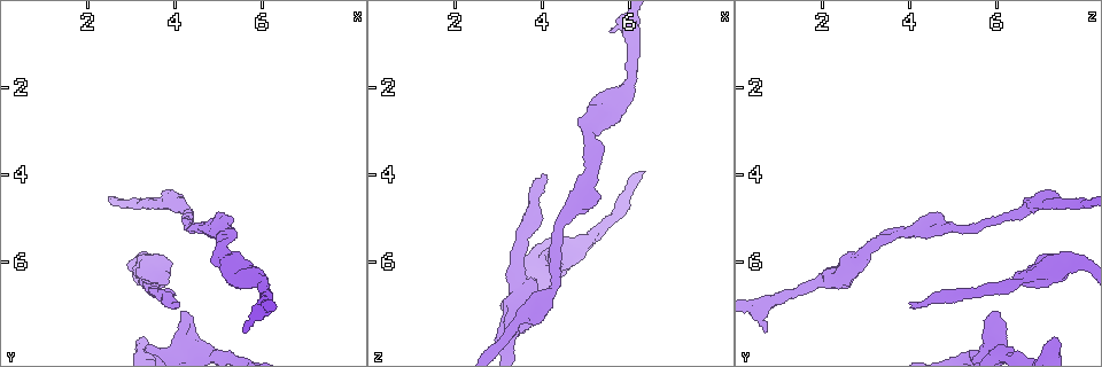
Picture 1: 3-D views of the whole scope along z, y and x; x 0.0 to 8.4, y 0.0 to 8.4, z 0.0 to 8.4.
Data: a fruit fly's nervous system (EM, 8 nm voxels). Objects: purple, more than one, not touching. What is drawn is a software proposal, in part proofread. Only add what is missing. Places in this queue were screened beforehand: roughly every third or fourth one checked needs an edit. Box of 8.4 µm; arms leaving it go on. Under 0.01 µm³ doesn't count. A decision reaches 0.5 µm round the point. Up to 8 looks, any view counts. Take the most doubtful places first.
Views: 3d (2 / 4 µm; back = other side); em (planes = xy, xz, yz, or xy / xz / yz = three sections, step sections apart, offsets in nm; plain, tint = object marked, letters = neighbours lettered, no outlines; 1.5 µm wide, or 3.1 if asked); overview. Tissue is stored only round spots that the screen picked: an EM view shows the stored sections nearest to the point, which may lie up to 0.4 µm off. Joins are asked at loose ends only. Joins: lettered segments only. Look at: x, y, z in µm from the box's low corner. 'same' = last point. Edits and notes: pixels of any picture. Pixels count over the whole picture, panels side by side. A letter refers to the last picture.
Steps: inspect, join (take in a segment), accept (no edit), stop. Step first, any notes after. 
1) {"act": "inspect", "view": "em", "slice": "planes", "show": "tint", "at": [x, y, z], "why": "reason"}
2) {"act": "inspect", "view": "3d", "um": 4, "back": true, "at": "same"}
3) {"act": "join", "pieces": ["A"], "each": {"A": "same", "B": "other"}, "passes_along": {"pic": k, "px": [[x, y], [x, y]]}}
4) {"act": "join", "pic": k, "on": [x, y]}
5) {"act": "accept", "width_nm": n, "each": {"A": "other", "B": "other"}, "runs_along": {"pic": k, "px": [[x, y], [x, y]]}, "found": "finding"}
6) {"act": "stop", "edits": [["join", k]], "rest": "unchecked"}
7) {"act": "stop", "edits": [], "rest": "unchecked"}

{"act": "inspect", "view": "em", "slice": "planes", "show": "plain", "at": [4.10, 6.95, 4.05], "why": "branch stops here"}

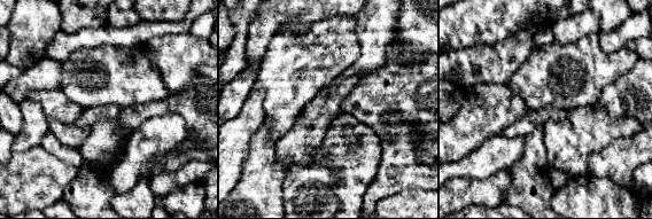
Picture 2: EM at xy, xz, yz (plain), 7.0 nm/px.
{"act": "inspect", "view": "em", "slice": "planes", "show": "letters", "at": "same"}

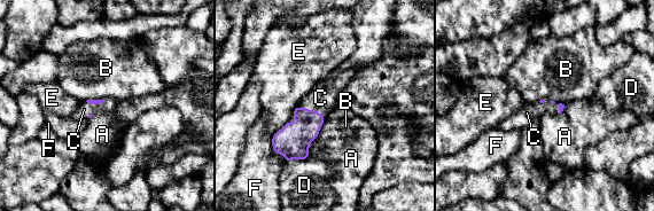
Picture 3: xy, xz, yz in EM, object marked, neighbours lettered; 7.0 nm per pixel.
{"act": "join", "pieces": ["C"], "each": {"A": "other", "B": "other", "C": "same", "D": "other", "E": "other", "F": "other"}, "found": "it goes on there"}

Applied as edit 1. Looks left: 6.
{"act": "inspect", "view": "3d", "um": 2, "at": [3.15, 7.85, 7.30], "why": "stops while still wide"}

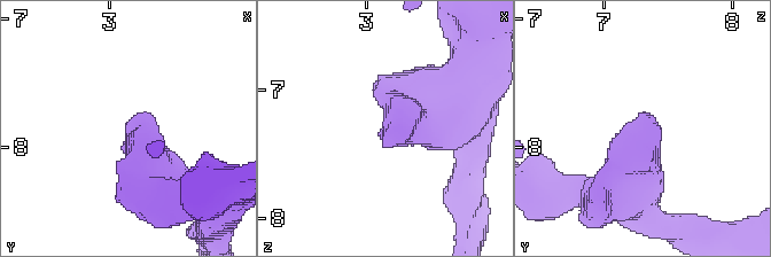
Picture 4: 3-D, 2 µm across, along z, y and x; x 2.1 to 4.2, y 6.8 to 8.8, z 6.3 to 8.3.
{"act": "inspect", "view": "em", "slice": "xy", "step": 4, "show": "tint", "at": [3.12, 7.80, 7.32]}

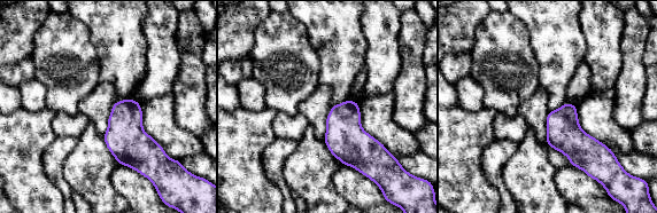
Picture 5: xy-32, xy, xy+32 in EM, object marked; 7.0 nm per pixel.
{"act": "inspect", "view": "em", "slice": "yz", "step": 8, "show": "letters", "at": "same"}

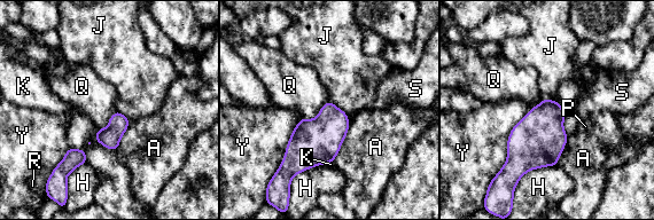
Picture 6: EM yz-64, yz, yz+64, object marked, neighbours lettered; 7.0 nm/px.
{"act": "accept", "each": {"A": "other", "H": "other", "J": "other", "K": "other", "P": "other", "Q": "other", "R": "other", "S": "other", "Y": "other"}, "border": {"pic": 6, "px": [[328, 100], [314, 117], [302, 118]]}, "found": "none of them fits"}

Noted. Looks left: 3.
{"act": "inspect", "view": "3d", "um": 2, "at": [5.65, 7.65, 0.70], "why": "free end"}

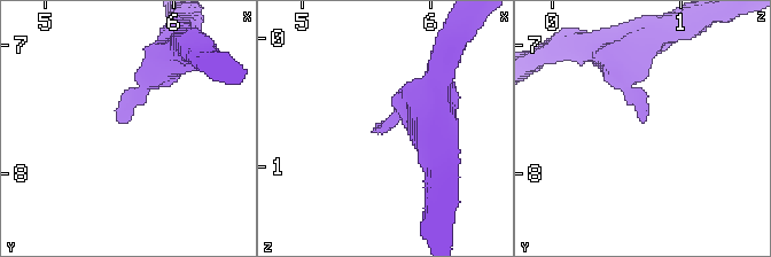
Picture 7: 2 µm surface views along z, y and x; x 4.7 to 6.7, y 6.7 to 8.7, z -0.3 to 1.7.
{"act": "inspect", "view": "em", "slice": "xz", "step": 8, "show": "tint", "at": [5.60, 7.62, 0.70], "why": "shape alone is not enough"}

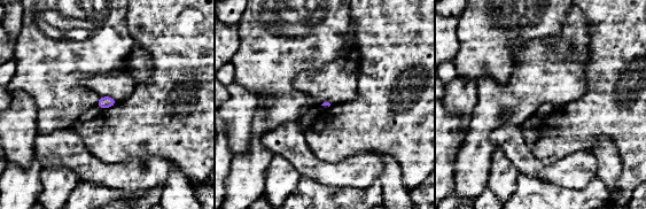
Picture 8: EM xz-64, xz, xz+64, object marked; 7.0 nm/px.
{"act": "inspect", "view": "em", "slice": "planes", "show": "letters", "at": "same", "why": "cut it another way"}

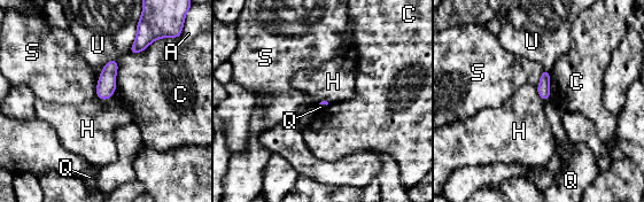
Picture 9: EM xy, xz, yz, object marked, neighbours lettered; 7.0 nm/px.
{"act": "accept", "each": {"A": "other", "C": "other", "H": "other", "Q": "other", "S": "other", "U": "other"}, "border": {"pic": 9, "px": [[116, 88], [107, 99], [97, 96]]}, "found": "none of them fits"}

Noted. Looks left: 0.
{"act": "stop", "edits": [["join", 3]], "rest": "unchecked"}

